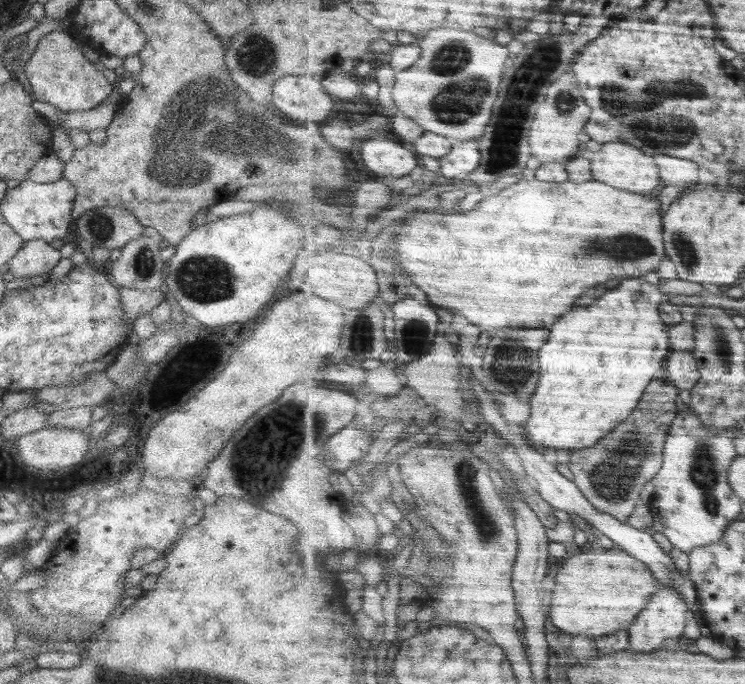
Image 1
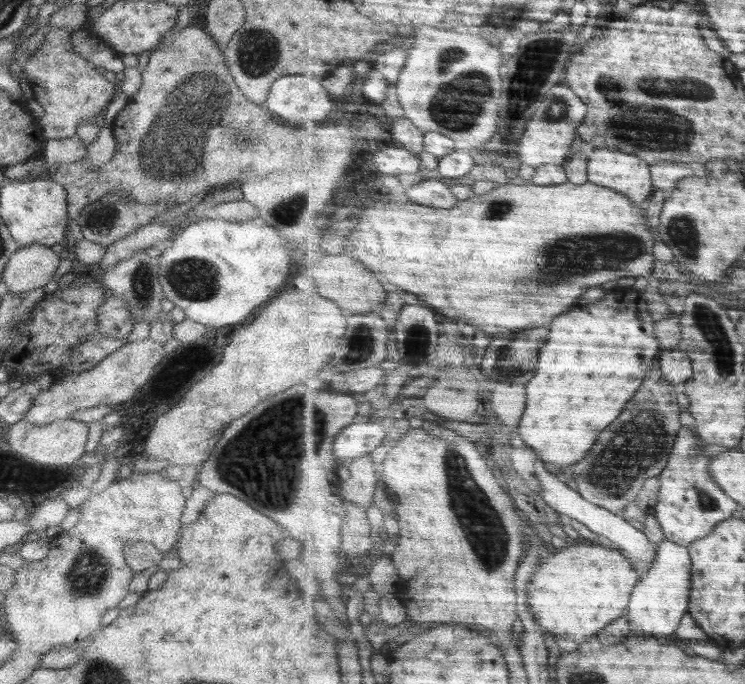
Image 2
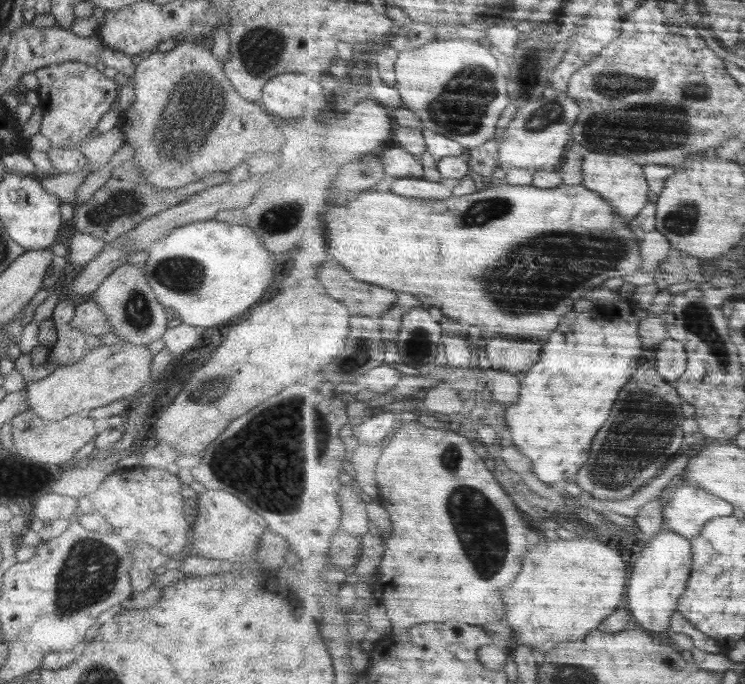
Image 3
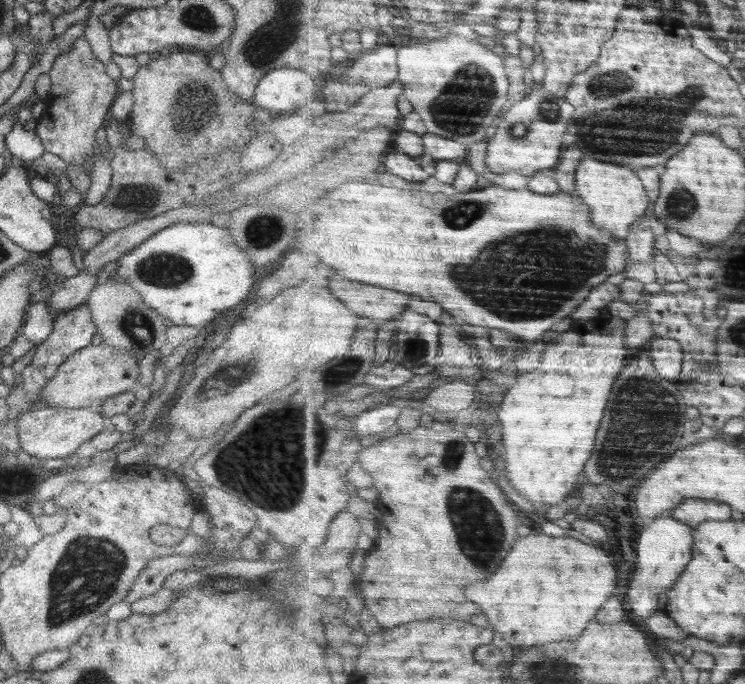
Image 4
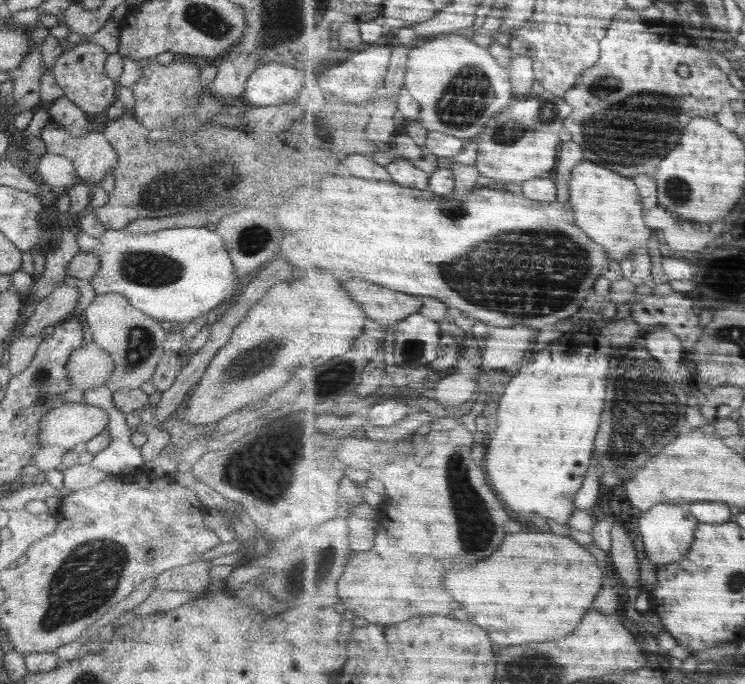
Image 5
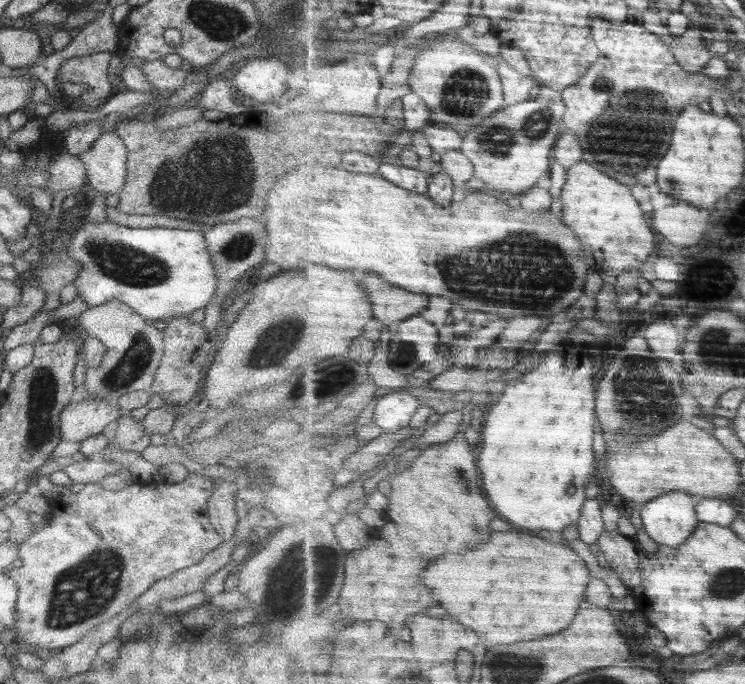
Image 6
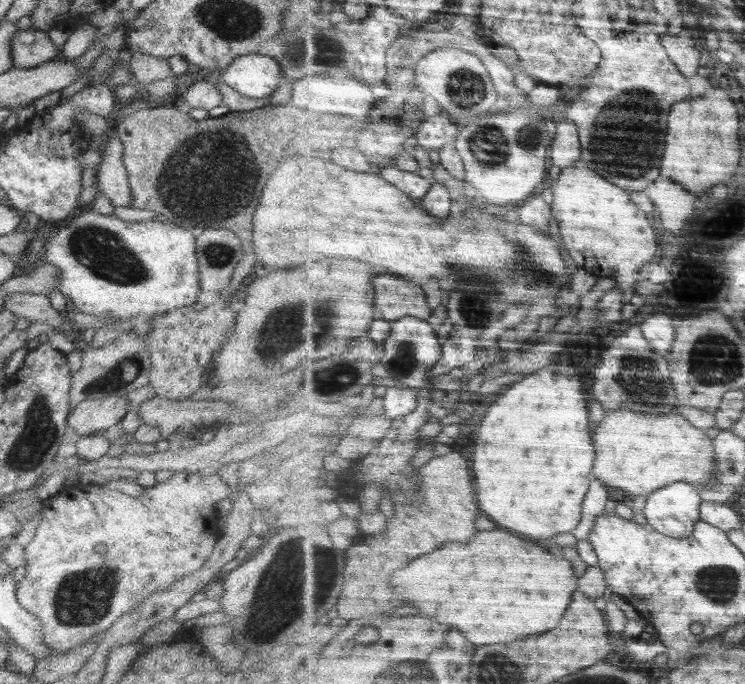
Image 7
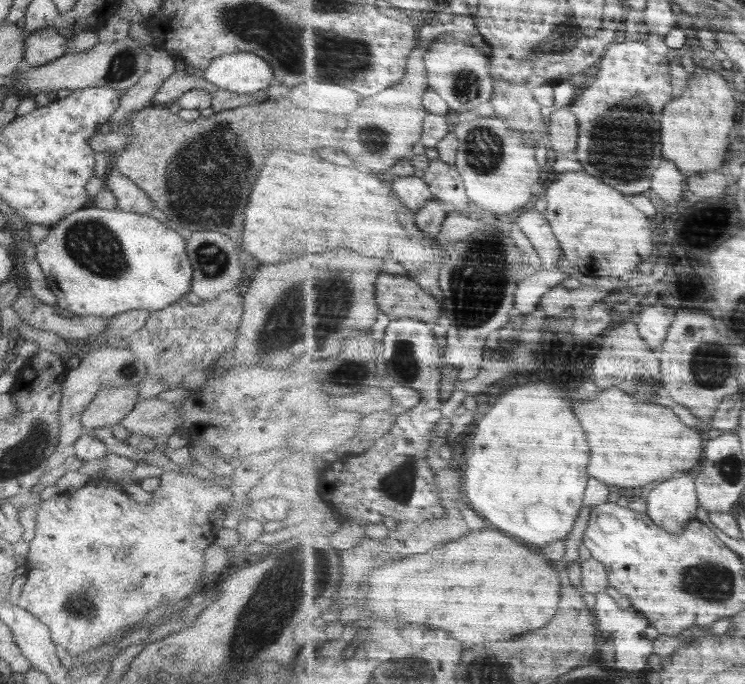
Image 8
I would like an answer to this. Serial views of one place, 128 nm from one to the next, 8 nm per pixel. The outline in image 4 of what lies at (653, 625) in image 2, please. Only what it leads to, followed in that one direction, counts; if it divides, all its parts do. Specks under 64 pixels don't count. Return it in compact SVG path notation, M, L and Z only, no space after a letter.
M670 512L663 514L642 530L637 549L637 571L627 595L632 612L640 616L644 622L661 610L660 594L668 595L692 563L696 544L695 532L692 526L678 520Z

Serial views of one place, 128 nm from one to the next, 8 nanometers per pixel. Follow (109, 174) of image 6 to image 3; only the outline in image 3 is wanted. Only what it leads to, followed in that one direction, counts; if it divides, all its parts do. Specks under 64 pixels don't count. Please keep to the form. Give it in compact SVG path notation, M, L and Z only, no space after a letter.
M64 61L37 68L33 72L38 78L43 118L39 133L45 136L52 148L74 148L79 150L80 142L96 132L102 116L112 110L120 96L120 86L104 76L95 66L80 61Z

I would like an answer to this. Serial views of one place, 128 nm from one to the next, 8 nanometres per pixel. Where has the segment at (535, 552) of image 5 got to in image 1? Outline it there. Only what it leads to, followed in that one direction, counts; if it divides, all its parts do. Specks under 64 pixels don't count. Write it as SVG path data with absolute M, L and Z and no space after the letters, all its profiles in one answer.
M587 546L578 556L564 562L554 600L548 606L552 606L554 626L573 635L588 634L598 638L616 634L622 626L628 630L658 593L660 583L650 566L622 548L605 550Z

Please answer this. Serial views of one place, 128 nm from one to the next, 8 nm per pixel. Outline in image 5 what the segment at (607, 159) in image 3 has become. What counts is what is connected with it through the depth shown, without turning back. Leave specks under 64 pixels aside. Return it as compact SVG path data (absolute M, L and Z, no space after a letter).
M586 160L579 164L570 181L570 192L578 224L590 238L607 248L607 253L620 263L628 260L634 251L650 248L652 230L645 222L645 202L634 178L628 178L608 168Z

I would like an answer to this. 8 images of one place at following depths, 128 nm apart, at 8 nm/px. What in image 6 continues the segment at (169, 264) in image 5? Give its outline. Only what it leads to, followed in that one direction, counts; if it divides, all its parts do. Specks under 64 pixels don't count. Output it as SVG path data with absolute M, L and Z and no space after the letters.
M108 220L102 223L80 221L64 249L67 250L67 258L82 264L78 278L72 283L89 307L119 300L149 322L165 321L175 316L189 316L195 310L205 308L217 289L217 276L207 242L203 230L196 226L131 228Z

